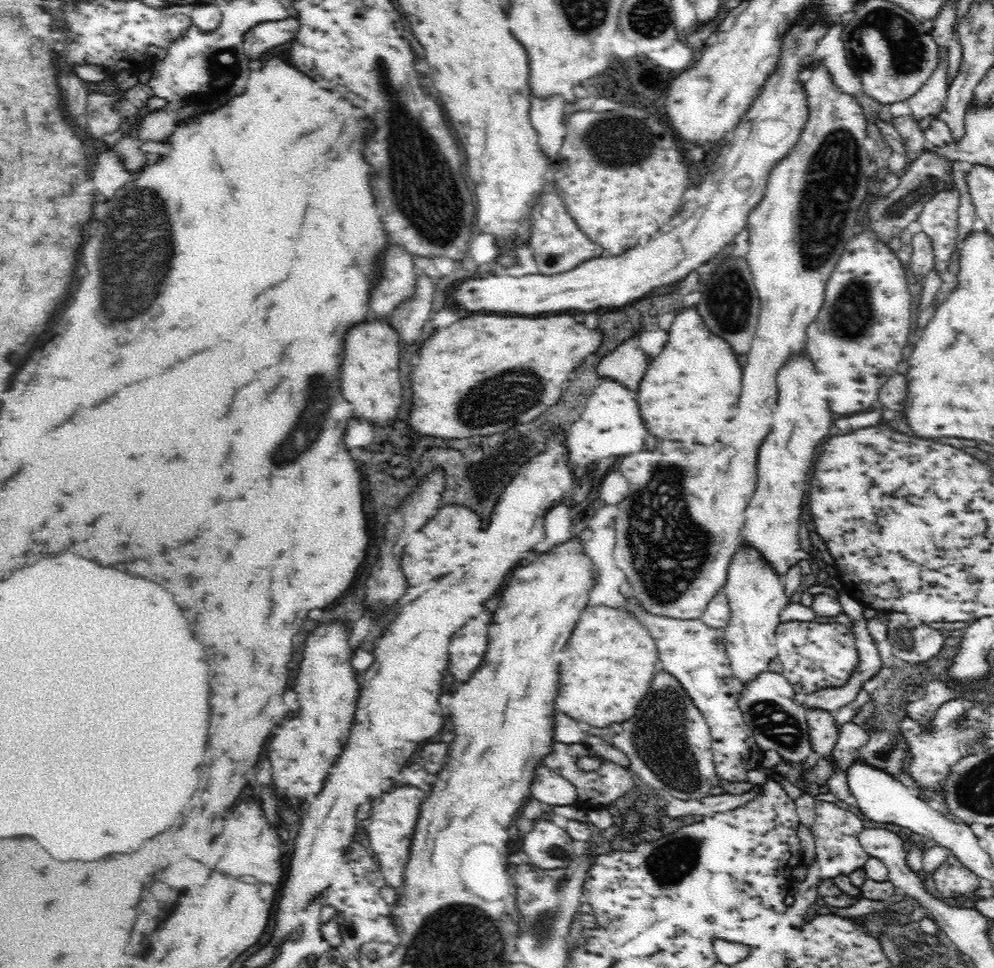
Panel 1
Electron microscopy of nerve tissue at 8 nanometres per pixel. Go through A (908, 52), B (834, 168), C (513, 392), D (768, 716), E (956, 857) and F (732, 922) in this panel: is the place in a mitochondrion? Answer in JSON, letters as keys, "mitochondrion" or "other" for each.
{"A":"mitochondrion","B":"mitochondrion","C":"mitochondrion","D":"mitochondrion","E":"other","F":"other"}

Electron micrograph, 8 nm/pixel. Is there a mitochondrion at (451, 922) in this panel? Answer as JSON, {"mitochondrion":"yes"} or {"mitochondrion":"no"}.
{"mitochondrion":"yes"}

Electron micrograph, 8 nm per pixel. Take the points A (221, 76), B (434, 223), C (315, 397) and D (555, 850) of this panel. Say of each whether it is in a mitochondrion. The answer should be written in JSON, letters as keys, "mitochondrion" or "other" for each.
{"A":"mitochondrion","B":"mitochondrion","C":"mitochondrion","D":"mitochondrion"}

